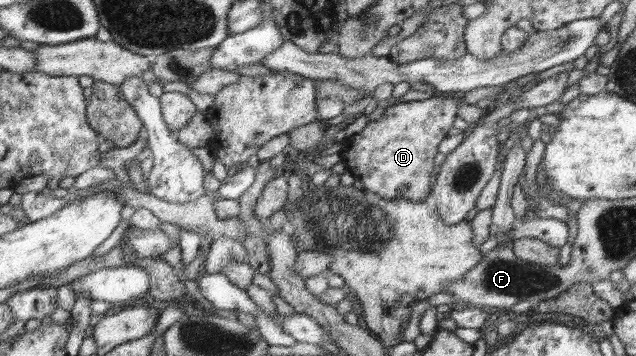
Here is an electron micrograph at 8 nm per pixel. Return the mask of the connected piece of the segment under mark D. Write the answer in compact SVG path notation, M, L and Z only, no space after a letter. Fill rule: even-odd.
M434 93L433 97L431 97L429 100L419 102L402 102L387 108L380 120L369 122L369 124L366 124L364 130L360 130L358 134L354 134L354 136L348 138L344 143L341 154L344 164L346 164L347 172L356 176L356 178L359 178L363 184L364 189L367 191L374 191L374 193L386 199L405 198L408 200L412 199L416 202L423 201L424 198L430 194L430 188L432 188L432 186L430 186L430 182L432 182L432 172L434 172L434 156L438 154L438 144L440 144L440 142L442 142L446 136L449 136L448 130L452 128L454 120L456 120L456 112L459 112L458 104L454 102L454 98L457 98L458 102L457 94L443 94L441 97L439 97L436 93Z

